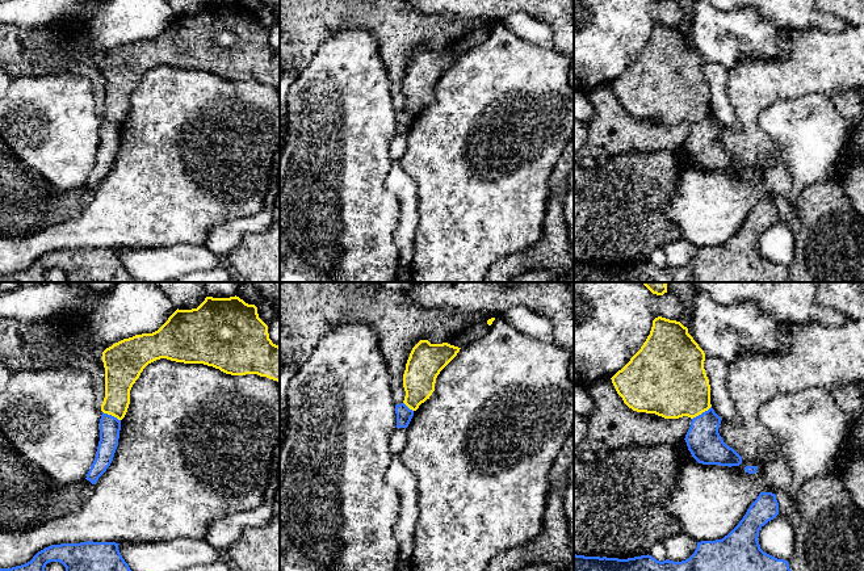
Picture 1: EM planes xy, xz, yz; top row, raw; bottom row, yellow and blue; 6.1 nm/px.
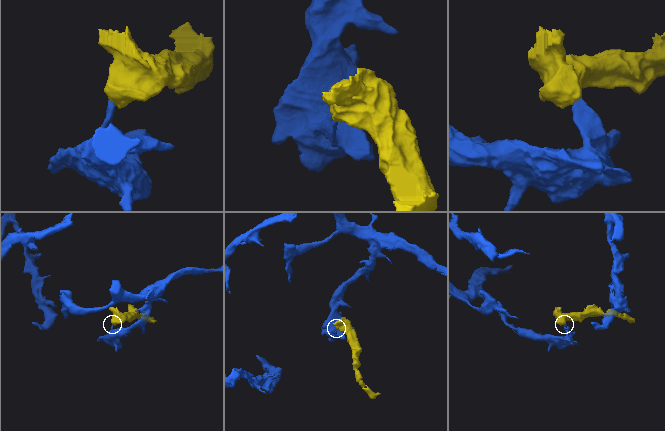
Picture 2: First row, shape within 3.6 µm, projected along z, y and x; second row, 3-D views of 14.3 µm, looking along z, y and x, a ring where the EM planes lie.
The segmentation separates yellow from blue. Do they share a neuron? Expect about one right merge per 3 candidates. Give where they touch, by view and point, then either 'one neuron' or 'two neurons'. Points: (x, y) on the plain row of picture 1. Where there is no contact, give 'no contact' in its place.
yz (701, 118) | two neurons

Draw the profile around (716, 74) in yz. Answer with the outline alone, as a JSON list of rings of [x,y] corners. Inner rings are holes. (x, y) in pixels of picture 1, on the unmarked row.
[[[705,63],[704,75],[710,91],[712,114],[721,125],[738,127],[738,118],[727,97],[727,70],[720,63]]]

